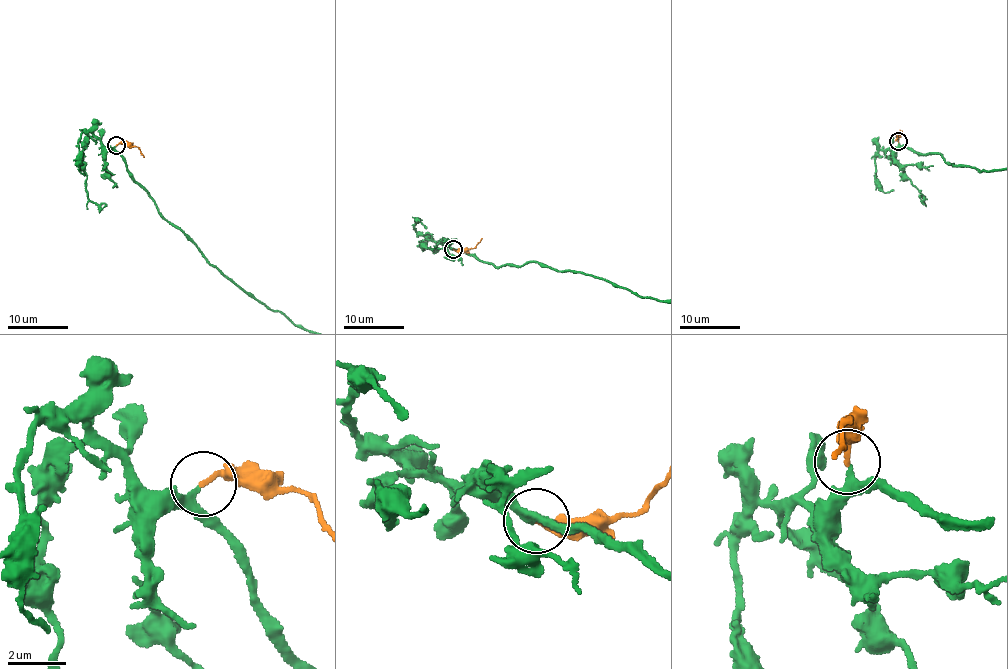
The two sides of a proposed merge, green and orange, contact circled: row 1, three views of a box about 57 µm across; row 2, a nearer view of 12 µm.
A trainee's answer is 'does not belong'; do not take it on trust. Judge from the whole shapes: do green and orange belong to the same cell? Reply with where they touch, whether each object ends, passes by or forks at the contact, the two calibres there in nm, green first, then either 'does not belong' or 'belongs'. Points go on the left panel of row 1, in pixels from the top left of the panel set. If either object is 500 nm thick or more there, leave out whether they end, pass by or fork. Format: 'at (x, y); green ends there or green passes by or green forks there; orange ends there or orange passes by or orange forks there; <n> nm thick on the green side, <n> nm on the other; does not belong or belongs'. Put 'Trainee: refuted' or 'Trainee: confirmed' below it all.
at (116, 145); green passes by; orange ends there; 180 nm thick on the green side, 200 nm on the other; belongs
Trainee: refuted

